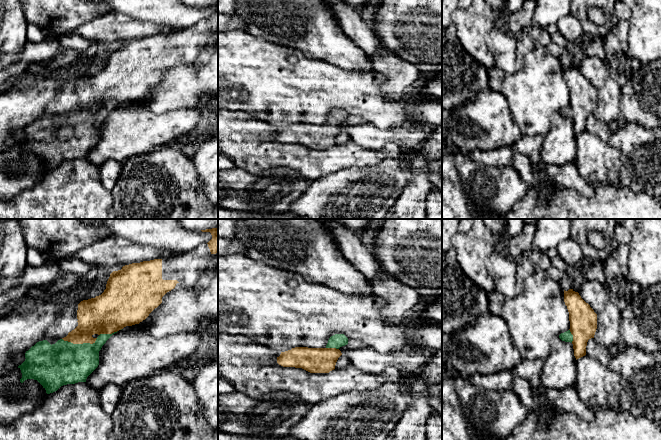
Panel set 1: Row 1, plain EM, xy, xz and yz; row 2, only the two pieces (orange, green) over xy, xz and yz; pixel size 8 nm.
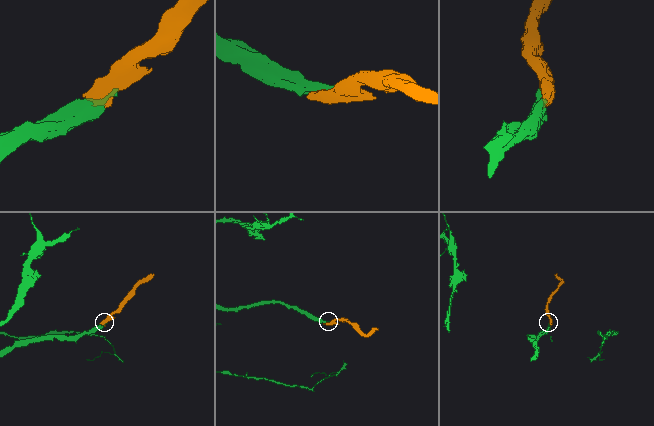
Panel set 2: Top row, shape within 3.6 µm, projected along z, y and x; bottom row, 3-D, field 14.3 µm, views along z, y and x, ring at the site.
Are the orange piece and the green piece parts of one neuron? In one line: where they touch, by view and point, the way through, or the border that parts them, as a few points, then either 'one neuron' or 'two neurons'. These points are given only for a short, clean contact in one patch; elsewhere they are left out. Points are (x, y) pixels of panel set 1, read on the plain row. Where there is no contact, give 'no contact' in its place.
xy (80, 119) | one neuron

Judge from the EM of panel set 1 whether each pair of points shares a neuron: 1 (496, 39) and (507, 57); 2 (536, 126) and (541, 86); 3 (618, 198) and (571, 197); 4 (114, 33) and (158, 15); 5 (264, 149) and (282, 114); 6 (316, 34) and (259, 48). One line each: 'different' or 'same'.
1: same
2: same
3: same
4: different
5: different
6: different

